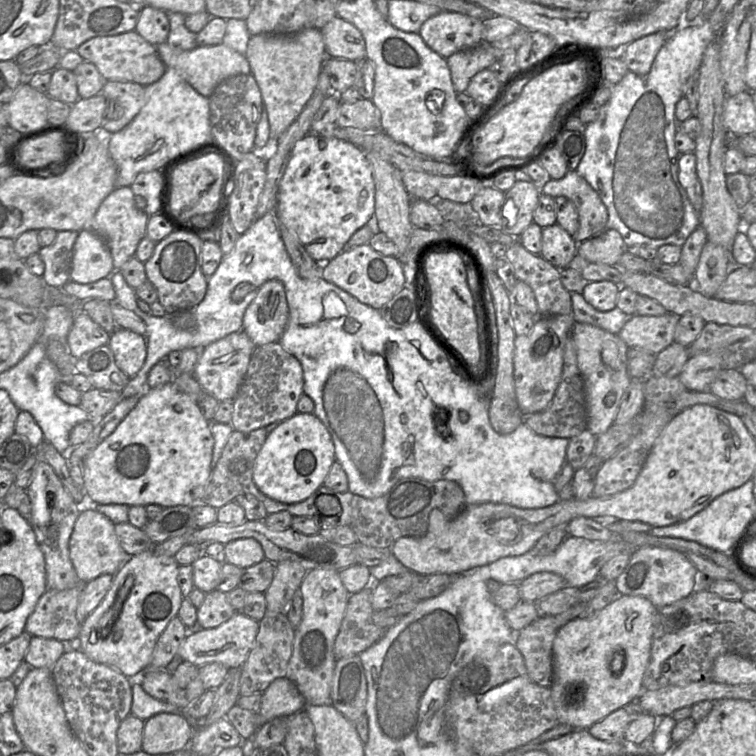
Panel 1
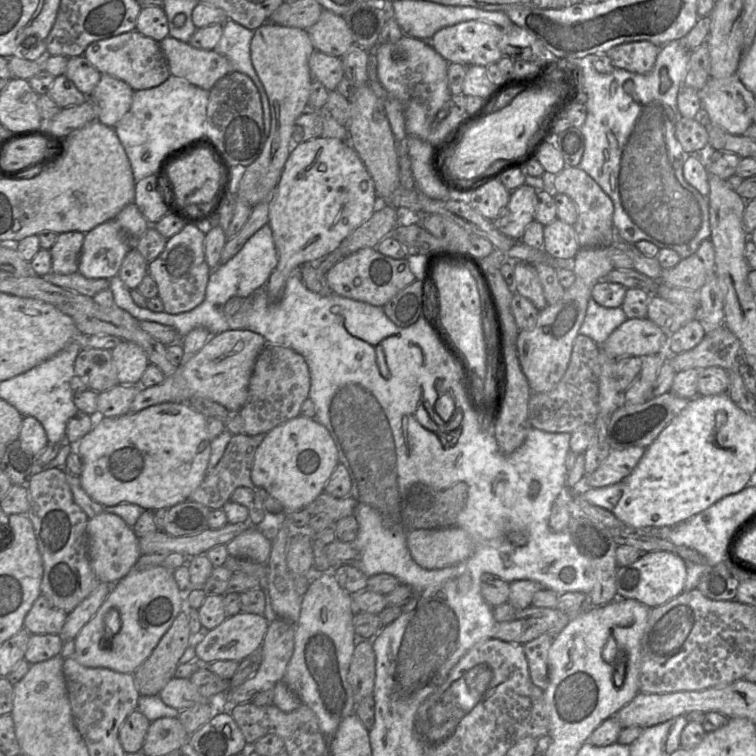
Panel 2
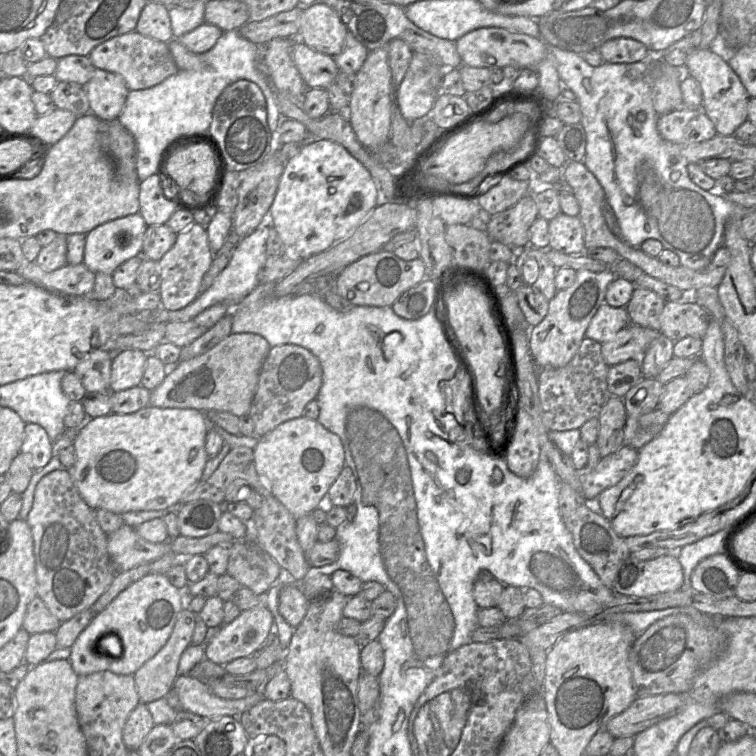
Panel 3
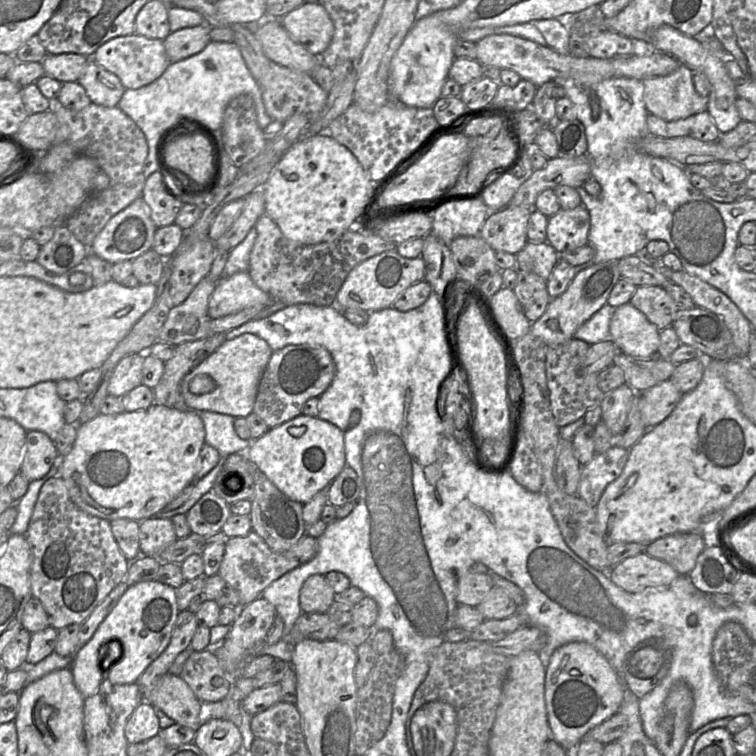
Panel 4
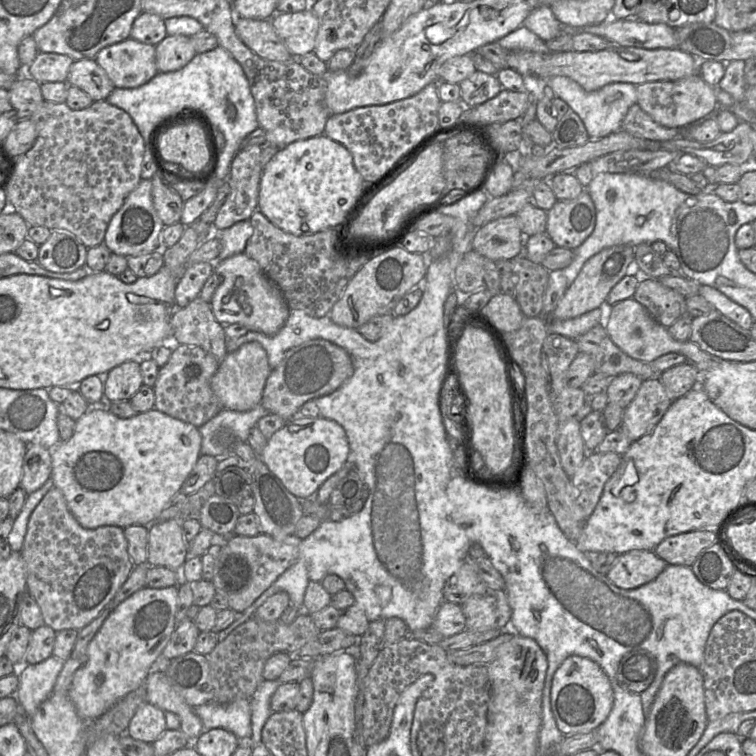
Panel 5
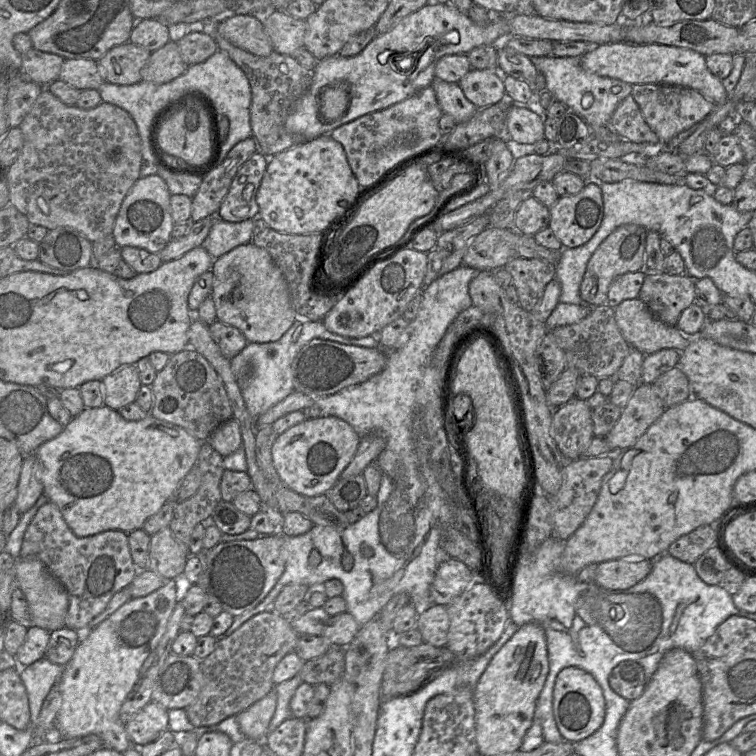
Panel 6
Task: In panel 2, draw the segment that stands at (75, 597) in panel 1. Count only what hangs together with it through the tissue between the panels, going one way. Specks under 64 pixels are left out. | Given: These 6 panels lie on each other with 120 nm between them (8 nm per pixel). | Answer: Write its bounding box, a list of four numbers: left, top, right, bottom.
[23,595,68,634]

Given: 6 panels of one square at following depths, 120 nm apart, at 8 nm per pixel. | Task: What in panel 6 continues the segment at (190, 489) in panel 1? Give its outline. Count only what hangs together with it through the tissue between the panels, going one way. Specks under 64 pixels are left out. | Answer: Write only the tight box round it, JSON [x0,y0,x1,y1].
[34,405,202,537]

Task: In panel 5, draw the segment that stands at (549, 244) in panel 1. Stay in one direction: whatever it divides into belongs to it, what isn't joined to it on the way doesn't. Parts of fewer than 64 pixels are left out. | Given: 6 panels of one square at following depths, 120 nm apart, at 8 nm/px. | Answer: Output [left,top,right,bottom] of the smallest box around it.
[546,189,595,250]

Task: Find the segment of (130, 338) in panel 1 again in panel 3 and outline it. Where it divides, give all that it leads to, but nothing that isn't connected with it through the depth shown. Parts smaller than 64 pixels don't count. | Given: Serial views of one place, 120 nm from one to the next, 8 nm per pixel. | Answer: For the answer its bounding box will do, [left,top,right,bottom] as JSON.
[109,349,148,392]

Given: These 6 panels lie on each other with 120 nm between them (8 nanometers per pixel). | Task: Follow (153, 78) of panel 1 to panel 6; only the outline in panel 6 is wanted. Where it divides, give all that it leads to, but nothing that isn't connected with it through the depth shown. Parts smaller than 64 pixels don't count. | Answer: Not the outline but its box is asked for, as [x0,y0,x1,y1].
[97,41,151,85]

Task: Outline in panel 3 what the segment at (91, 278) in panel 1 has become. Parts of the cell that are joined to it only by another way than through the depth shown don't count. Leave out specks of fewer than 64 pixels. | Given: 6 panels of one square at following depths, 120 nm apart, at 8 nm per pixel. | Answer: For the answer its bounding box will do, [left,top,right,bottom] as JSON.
[83,213,147,275]

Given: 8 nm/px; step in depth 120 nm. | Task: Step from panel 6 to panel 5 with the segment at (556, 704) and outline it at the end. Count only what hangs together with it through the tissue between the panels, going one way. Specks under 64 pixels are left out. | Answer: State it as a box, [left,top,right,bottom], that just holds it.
[551,655,614,736]

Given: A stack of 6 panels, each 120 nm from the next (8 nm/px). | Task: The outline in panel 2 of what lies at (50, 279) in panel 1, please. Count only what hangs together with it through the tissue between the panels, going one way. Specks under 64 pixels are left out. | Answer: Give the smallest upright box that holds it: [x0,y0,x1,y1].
[51,232,85,275]

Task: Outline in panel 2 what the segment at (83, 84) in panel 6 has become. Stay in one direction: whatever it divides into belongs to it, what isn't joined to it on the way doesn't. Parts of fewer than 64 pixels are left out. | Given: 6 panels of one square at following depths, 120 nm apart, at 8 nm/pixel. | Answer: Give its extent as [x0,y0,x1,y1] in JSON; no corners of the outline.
[88,74,134,128]

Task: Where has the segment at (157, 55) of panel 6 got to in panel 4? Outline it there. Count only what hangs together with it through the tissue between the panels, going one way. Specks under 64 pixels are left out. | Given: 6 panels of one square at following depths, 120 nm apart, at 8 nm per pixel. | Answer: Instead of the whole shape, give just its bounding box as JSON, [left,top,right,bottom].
[163,24,210,63]

